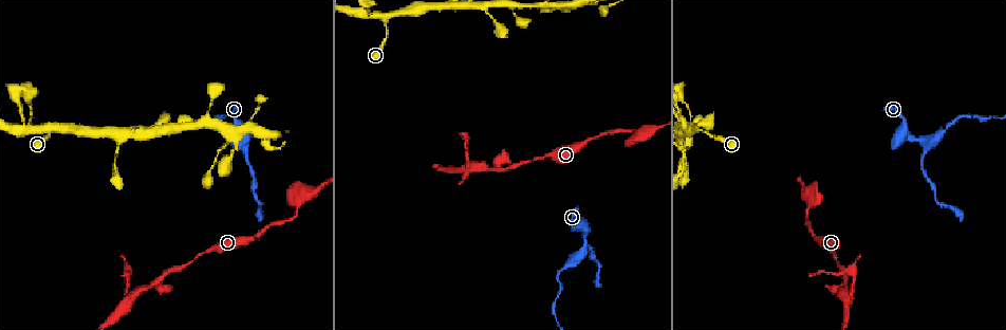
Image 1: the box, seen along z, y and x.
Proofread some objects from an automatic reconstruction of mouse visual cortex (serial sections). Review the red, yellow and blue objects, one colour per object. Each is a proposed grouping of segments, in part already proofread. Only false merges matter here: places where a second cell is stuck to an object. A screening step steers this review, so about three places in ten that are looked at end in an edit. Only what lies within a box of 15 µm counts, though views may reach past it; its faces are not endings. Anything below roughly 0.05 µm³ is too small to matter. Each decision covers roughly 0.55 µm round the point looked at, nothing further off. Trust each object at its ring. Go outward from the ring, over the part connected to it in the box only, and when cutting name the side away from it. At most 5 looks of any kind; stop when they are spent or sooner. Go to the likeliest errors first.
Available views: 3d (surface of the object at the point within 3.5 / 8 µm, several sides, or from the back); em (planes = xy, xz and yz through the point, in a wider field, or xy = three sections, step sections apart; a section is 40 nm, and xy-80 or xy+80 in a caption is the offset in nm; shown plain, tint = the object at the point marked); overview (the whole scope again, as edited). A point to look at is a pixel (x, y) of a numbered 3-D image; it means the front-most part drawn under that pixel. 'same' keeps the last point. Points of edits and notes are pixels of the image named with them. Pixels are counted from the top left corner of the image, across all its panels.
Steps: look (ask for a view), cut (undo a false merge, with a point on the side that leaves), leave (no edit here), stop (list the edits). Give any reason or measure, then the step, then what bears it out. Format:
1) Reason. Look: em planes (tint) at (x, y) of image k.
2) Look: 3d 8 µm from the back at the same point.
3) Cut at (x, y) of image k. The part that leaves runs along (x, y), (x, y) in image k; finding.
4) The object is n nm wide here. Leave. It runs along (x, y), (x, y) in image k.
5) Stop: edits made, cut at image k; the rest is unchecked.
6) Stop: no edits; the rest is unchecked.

Three arms meet. Look: 3d 8 µm at (130, 295) of image 1.

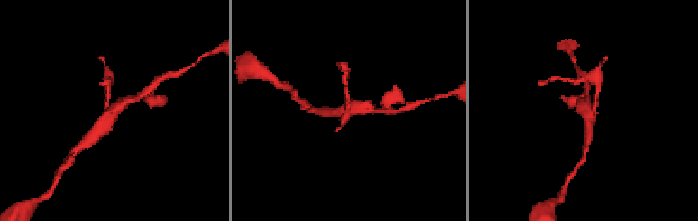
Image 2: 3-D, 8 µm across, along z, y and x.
3 arms meet here; the arms are 150, 200, 300 nm wide. Look: em xy step 5 (tint) at (113, 109) of image 2.

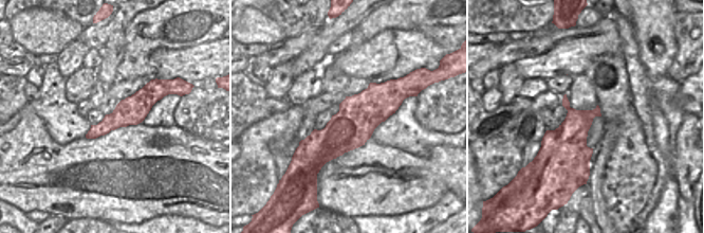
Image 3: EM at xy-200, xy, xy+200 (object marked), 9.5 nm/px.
Leave. It runs along (139, 96), (111, 110), (93, 136) in image 2; one cell here.

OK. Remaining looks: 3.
Abrupt turn. Look: 3d 8 µm at (299, 202) of image 1.

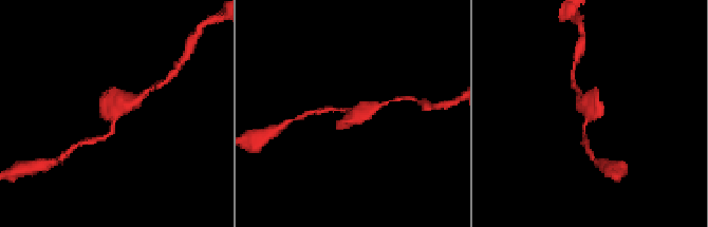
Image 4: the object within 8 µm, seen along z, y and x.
Look: em xy step 5 (tint) at (592, 109) of image 4.

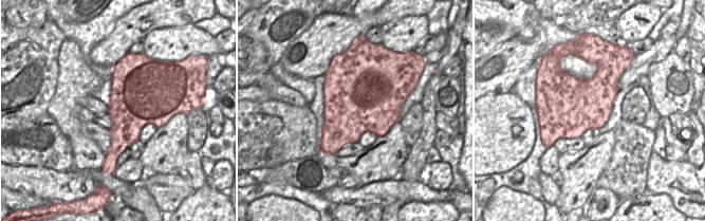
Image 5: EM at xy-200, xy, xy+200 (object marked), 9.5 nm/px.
Leave. It runs along (106, 136), (115, 110), (140, 97) in image 4; all the same cell.

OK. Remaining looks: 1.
Stop: no edits; the rest is unchecked.

